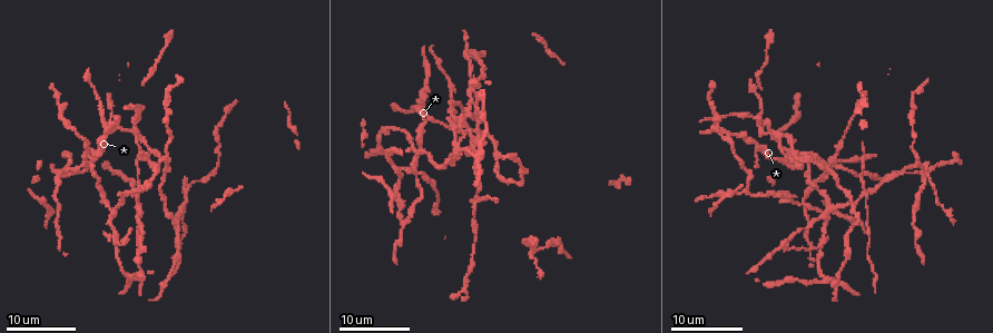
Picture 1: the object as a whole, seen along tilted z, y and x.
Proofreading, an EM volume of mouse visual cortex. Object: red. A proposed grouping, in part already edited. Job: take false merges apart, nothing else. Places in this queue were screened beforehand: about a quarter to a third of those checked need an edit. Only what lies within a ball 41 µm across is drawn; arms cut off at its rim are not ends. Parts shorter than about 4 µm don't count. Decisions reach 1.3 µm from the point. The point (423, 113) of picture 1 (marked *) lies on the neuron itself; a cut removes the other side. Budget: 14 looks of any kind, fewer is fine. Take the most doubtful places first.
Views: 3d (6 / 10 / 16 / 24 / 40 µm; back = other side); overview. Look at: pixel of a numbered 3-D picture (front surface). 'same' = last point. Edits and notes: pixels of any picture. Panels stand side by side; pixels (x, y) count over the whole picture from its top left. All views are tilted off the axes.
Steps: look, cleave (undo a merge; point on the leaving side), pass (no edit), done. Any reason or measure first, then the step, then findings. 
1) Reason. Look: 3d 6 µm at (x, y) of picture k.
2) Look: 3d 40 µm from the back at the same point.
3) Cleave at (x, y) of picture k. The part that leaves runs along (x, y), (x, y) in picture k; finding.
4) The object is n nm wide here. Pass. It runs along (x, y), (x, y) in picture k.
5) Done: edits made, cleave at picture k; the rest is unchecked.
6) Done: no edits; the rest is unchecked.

Looks like a crossing. Look: 3d 16 µm at (866, 195) of picture 1.

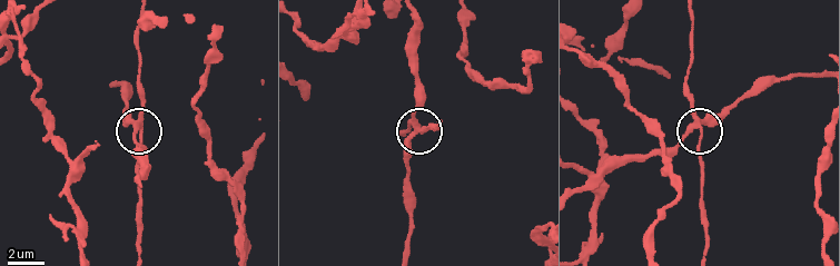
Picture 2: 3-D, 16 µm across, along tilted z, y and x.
Look: 3d 10 µm at (697, 129) of picture 2.

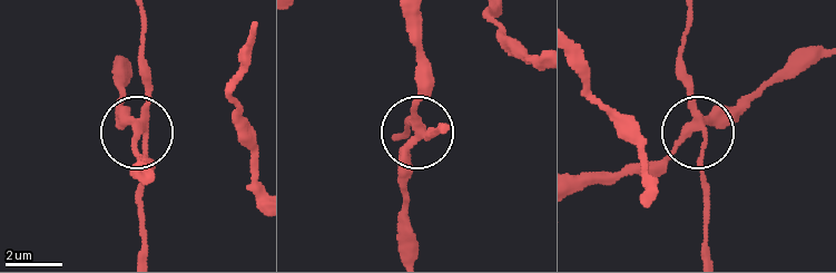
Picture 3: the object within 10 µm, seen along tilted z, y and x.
4 arms meet here. Cleave at (145, 79) of picture 3. The part that leaves runs along (145, 119), (140, 12) in picture 3; a second neuron is stuck on.

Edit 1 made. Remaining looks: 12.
Four arms meet. Look: 3d 24 µm at (84, 164) of picture 1.

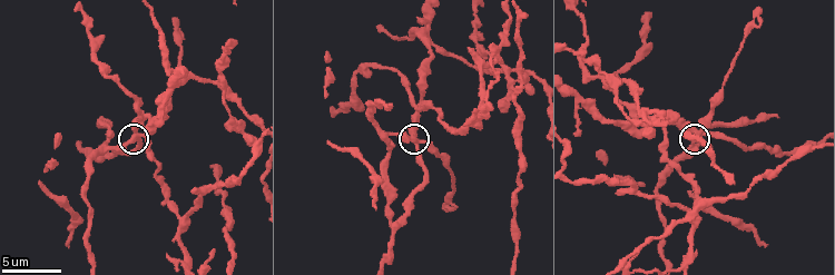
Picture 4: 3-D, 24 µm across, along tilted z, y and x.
Look: 3d 10 µm at (415, 142) of picture 4.

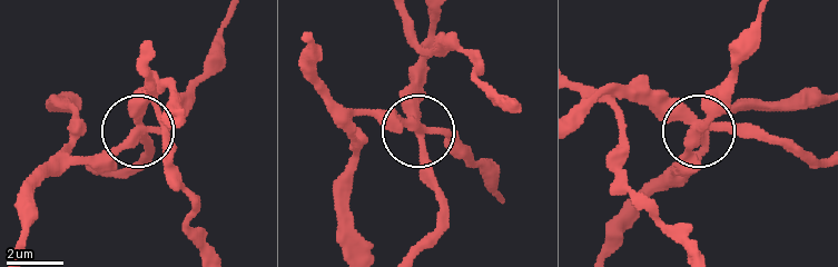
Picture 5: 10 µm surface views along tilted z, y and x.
Pass. All the same neuron.

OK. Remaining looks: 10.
Arms part here. Look: 3d 16 µm at (819, 246) of picture 1.

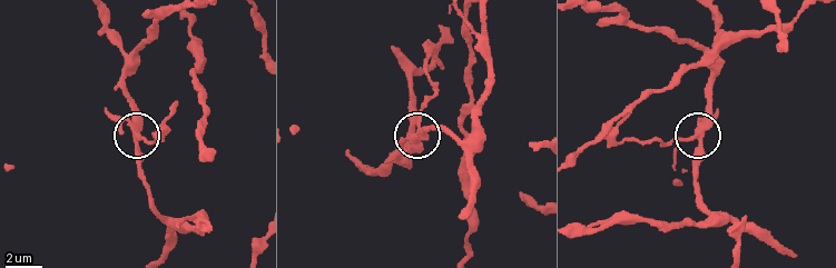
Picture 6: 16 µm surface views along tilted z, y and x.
Zoom in. Look: 3d 6 µm at (137, 140) of picture 6.

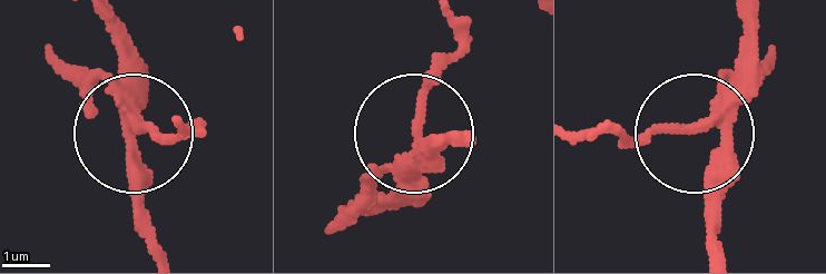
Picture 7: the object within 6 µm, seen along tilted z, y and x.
The object is 280 nm wide here. Cleave at (151, 133) of picture 7. The part that leaves runs along (710, 123), (667, 123), (636, 139), (578, 129) in picture 7; a second neuron is stuck on.

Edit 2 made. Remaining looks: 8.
A fork. Look: 3d 16 µm at (577, 91) of picture 4.

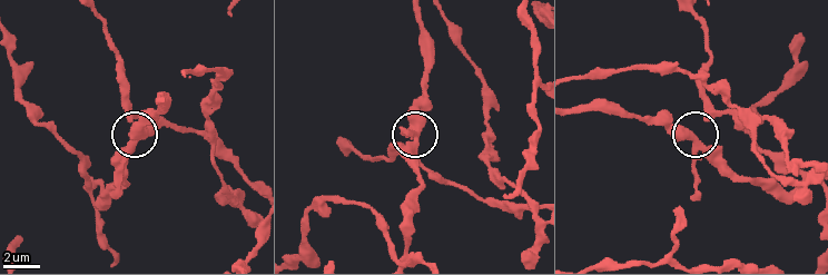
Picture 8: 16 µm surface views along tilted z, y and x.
The object is 330 nm wide here. Pass. It runs along (725, 160), (695, 136), (656, 120), (640, 119) in picture 8; one neuron here.

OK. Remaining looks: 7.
Look: 3d 16 µm at (184, 188) of picture 1.

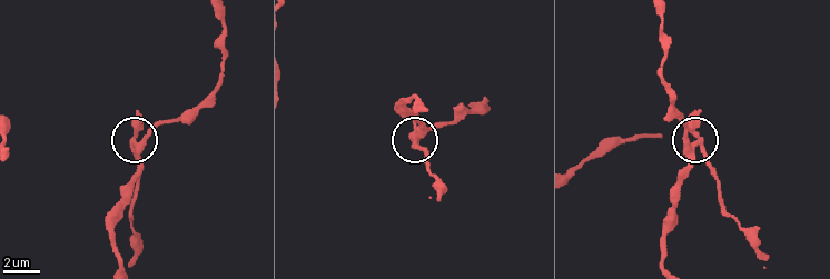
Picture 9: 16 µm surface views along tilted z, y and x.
Look: 3d 10 µm at (131, 143) of picture 9.

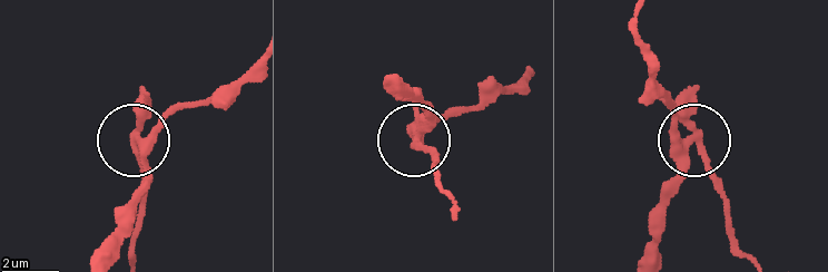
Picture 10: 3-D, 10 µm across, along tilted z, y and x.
The side arm is 9 µm long. Cleave at (145, 103) of picture 10. Two neurons meet here.

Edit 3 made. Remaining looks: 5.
Three-way junction. Look: 3d 10 µm at (630, 79) of picture 4.

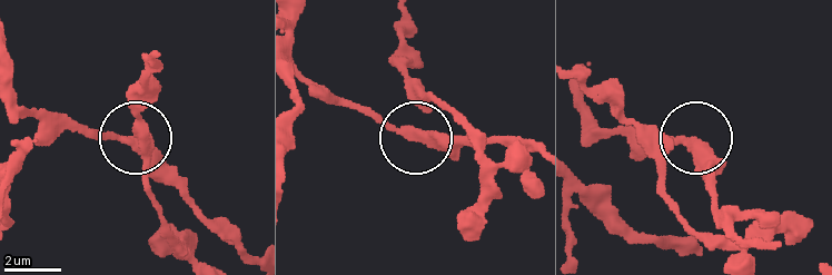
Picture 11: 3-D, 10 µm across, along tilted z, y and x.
3 arms meet here. Pass. All the same neuron.

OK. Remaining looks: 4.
Done: edits made, cleave at picture 3, cleave at picture 7, cleave at picture 10; the rest is unchecked.

